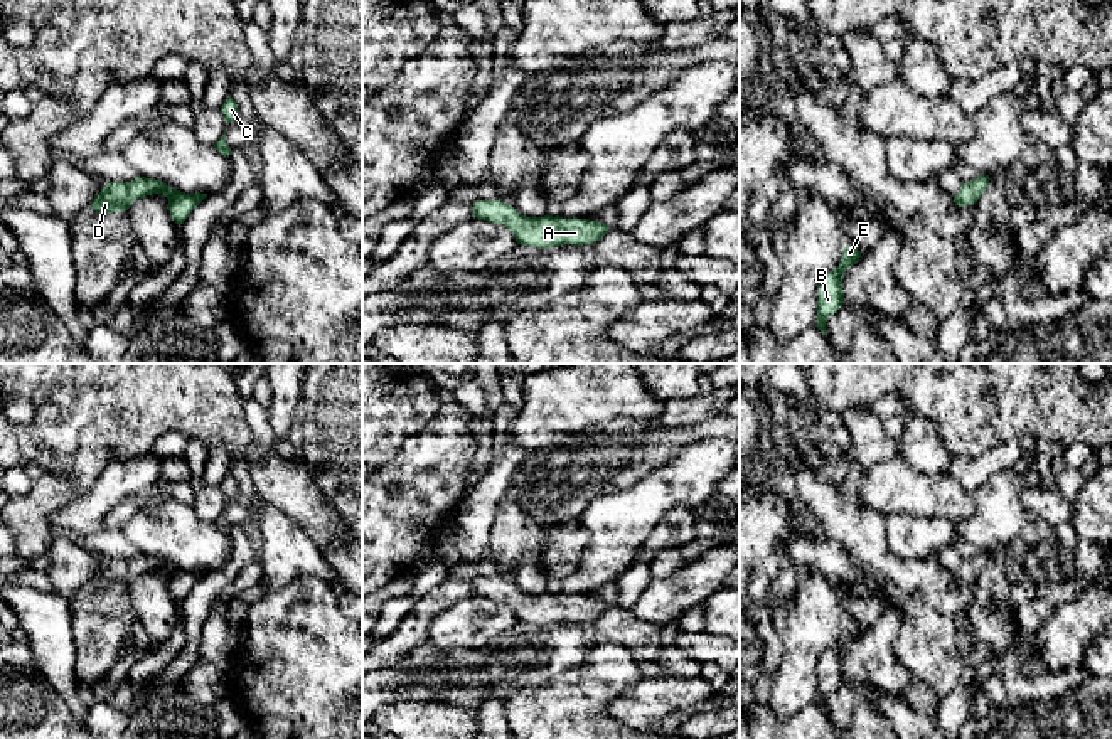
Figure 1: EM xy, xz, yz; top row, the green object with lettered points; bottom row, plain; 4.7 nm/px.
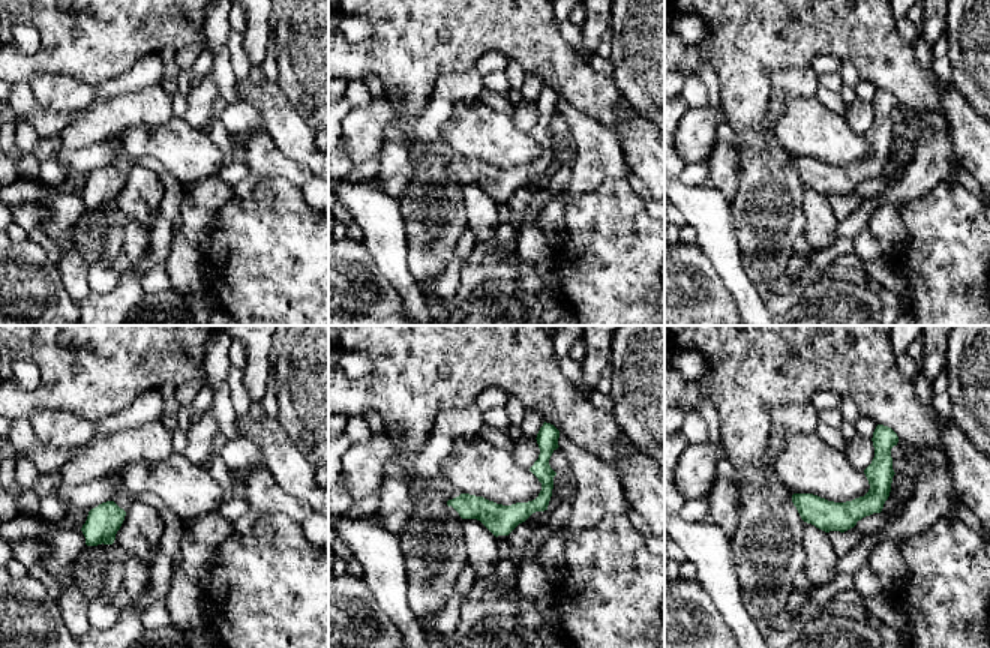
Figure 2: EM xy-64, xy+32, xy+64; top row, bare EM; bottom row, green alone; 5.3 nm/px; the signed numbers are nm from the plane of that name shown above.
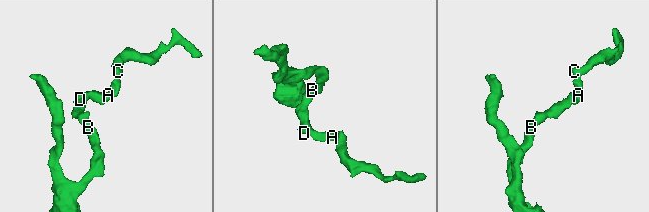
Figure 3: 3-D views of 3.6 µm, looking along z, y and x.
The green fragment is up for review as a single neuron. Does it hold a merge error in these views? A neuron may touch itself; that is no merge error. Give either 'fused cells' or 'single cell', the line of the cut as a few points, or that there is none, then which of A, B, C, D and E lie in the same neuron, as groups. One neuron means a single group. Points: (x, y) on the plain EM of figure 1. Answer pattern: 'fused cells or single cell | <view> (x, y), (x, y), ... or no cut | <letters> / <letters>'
single cell | no cut | A B C D E

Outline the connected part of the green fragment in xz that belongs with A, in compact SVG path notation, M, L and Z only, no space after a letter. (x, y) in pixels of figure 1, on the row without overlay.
M477 577L473 593L494 601L504 601L517 621L548 626L553 623L583 623L600 618L608 601L590 596L563 596L559 593L526 594L500 577Z

